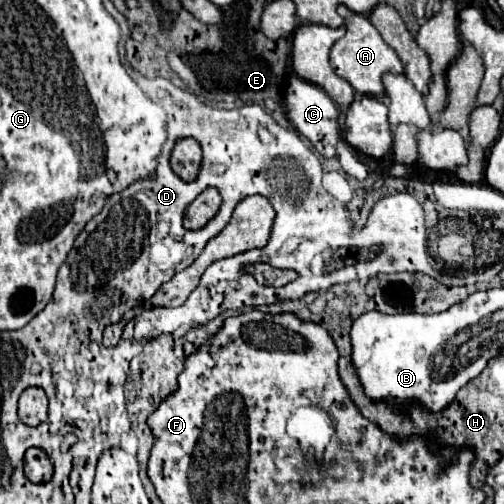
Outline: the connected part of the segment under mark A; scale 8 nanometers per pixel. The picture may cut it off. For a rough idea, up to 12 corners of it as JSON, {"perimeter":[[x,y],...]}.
{"perimeter":[[337,7],[345,35],[333,71],[361,95],[381,95],[381,75],[403,71],[365,15]]}

